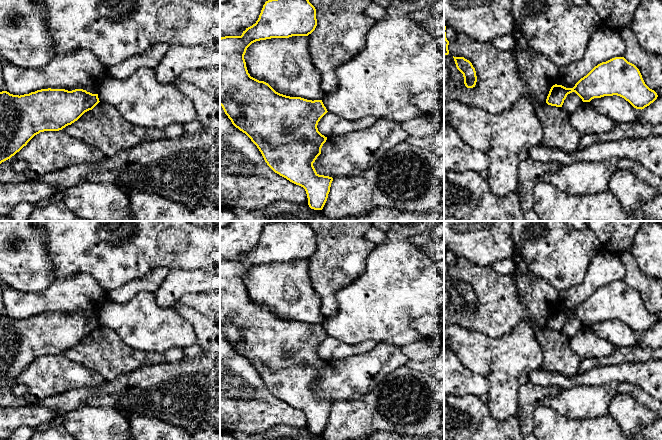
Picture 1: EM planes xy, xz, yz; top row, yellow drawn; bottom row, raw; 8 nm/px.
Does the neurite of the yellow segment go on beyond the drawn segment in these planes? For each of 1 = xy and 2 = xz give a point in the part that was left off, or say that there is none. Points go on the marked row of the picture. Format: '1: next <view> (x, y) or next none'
1: next none
2: next none

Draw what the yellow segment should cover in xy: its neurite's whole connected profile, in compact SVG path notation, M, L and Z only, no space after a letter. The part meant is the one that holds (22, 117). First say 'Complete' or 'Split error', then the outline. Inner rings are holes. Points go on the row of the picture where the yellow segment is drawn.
Complete. M41 89L24 95L0 92L0 164L37 134L59 131L99 103L98 94L83 89Z

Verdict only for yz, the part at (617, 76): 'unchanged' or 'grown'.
unchanged

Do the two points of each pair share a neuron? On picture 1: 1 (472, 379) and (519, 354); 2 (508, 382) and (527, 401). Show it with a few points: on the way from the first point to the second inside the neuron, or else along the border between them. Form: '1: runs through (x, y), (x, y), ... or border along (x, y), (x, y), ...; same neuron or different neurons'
1: border along (460, 361), (487, 379), (487, 393); different neurons
2: border along (529, 381), (518, 390), (518, 411), (515, 414); different neurons

